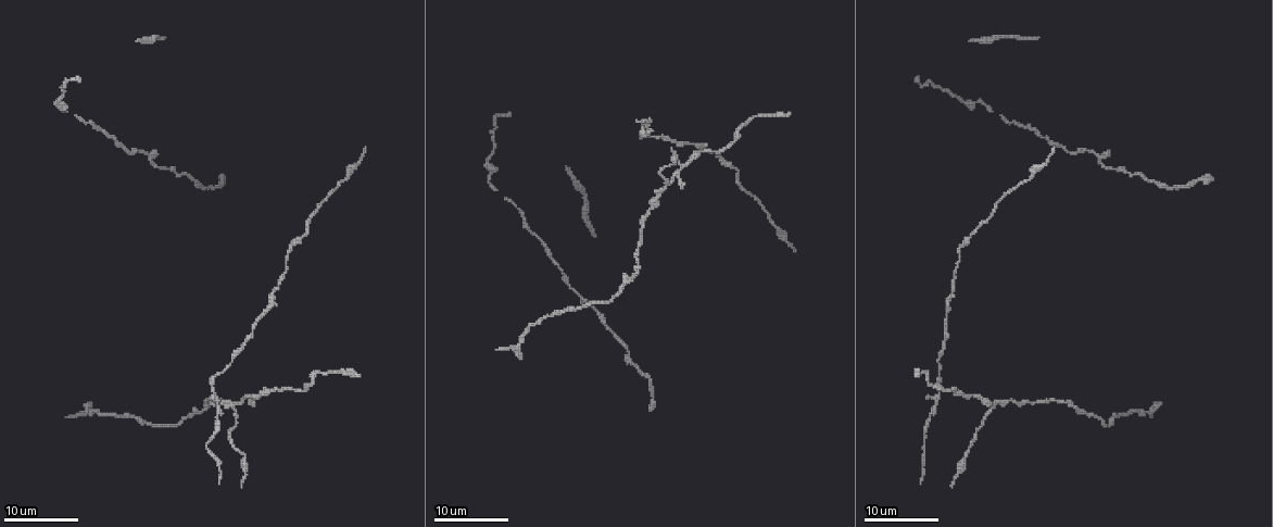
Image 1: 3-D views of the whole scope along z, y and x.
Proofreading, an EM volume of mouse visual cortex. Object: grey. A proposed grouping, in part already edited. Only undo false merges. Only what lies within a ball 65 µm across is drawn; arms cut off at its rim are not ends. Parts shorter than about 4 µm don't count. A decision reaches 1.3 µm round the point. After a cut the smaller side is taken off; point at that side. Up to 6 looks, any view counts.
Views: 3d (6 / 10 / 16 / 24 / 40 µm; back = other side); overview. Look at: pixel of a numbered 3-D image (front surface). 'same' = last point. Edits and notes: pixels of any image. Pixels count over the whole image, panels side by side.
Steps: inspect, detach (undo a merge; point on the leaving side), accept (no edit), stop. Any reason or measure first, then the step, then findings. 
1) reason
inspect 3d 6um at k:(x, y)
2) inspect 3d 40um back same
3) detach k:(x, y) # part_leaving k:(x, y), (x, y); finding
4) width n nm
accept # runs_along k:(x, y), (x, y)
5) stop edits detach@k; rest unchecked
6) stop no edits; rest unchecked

calibre changes
inspect 3d 24um at 1:(938, 356)

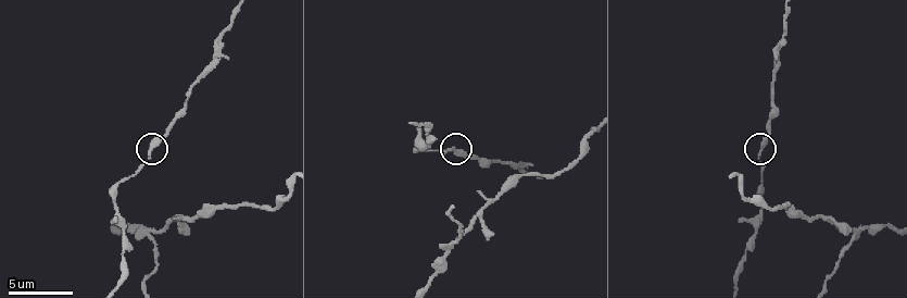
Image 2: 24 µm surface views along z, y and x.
inspect 3d 6um at 2:(151, 151)

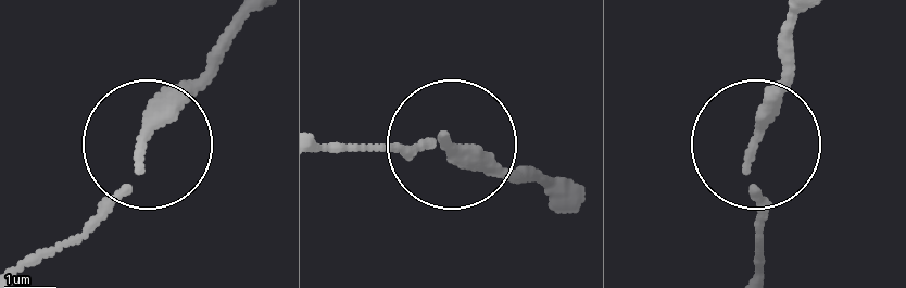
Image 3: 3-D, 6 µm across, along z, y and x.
accept # continuous, no second neuron

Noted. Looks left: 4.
arms run side by side
inspect 3d 16um at 2:(734, 175)

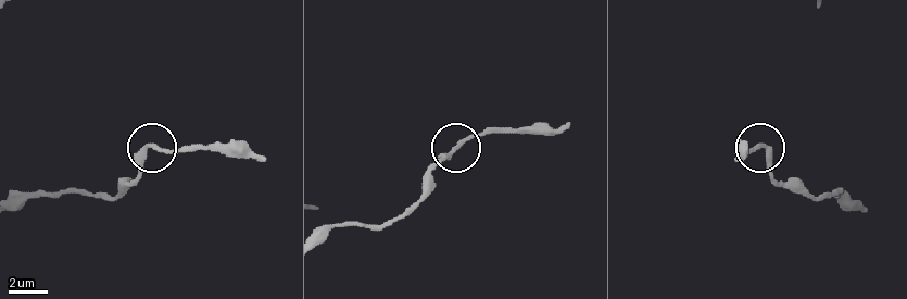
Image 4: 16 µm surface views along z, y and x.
accept # runs_along 4:(21, 203), (35, 194), (116, 196), (152, 147), (193, 150); one neuron here

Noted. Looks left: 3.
four-way junction
inspect 3d 16um at 2:(853, 230)

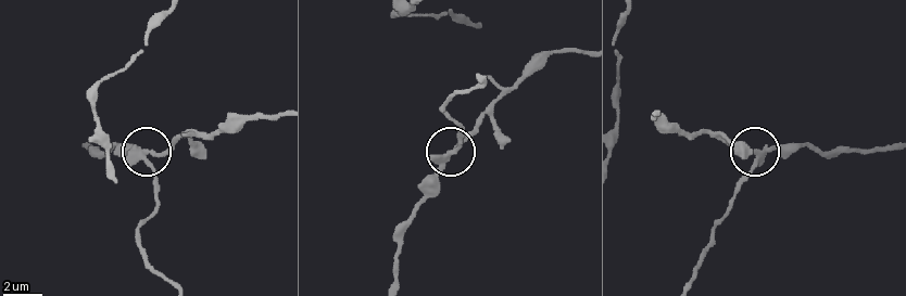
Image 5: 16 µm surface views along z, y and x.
width 260 nm
detach 5:(154, 176) # part_leaving 5:(138, 156), (155, 179), (141, 247), (171, 281); a second neuron is stuck on

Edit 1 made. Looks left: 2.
stop edits detach@5; rest unchecked

